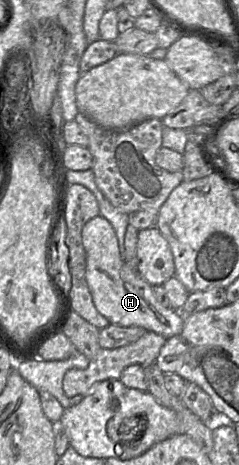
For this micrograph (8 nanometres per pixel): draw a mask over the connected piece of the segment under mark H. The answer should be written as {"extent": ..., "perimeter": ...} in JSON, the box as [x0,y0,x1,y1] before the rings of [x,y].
{"extent":[82,215,184,339],"perimeter":[[[98,215],[87,221],[82,228],[82,242],[86,254],[86,281],[93,303],[110,324],[143,327],[165,339],[182,331],[184,316],[162,306],[153,293],[153,286],[135,268],[127,266],[121,258],[115,230],[106,218]]]}

